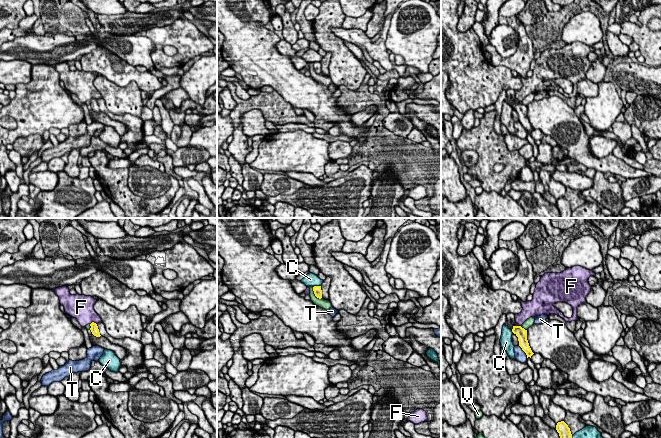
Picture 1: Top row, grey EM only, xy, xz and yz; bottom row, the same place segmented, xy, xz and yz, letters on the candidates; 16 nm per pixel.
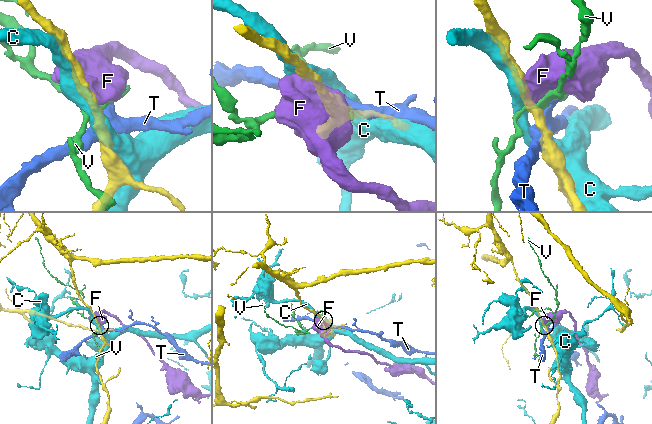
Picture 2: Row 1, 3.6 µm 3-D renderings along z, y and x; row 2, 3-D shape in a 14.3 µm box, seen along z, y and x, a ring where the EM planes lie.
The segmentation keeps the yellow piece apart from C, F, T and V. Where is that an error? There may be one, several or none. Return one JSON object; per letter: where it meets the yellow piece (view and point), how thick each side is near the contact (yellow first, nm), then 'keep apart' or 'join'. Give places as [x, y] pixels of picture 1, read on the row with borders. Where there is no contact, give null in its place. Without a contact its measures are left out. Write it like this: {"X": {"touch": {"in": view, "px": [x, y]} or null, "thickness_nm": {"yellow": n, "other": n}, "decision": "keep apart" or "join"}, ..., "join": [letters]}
{"C": {"touch": {"in": "xz", "px": [316, 286]}, "thickness_nm": {"yellow": 130, "other": 200}, "decision": "keep apart"}, "F": {"touch": {"in": "xy", "px": [93, 322]}, "thickness_nm": {"yellow": 130, "other": 360}, "decision": "keep apart"}, "T": {"touch": {"in": "yz", "px": [523, 350]}, "thickness_nm": {"yellow": 160, "other": 180}, "decision": "keep apart"}, "V": {"touch": {"in": "xz", "px": [314, 293]}, "thickness_nm": {"yellow": 130, "other": 160}, "decision": "keep apart"}, "join": []}

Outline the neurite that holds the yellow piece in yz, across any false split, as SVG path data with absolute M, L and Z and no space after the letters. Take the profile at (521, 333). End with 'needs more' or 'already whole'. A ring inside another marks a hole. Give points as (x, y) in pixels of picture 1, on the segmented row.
M513 326L512 332L518 337L519 346L526 353L527 358L531 358L534 353L532 352L527 340L527 330L521 326Z | already whole

